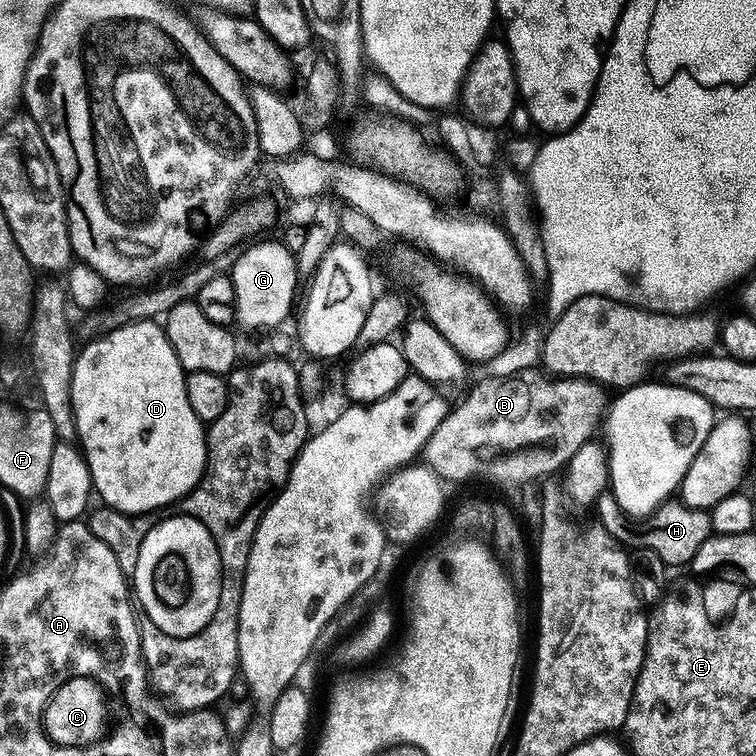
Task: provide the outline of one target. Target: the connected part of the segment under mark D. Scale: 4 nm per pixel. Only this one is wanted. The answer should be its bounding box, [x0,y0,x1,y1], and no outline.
[72,319,208,514]

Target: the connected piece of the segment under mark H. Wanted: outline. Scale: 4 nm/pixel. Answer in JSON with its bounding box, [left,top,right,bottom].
[594,490,713,566]

